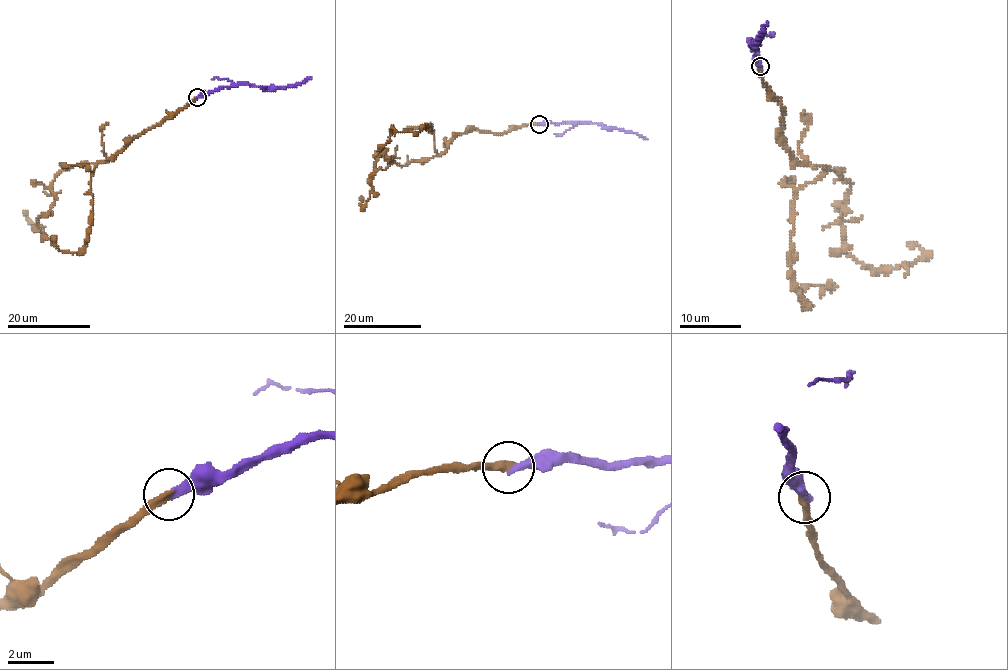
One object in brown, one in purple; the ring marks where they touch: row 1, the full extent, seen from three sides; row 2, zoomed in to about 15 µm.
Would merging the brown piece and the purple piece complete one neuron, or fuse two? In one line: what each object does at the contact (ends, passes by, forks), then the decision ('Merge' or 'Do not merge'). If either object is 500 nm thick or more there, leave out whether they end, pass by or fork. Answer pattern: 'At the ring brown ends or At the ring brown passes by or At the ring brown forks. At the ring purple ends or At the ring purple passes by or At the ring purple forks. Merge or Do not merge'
At the ring brown ends. At the ring purple ends. Merge

